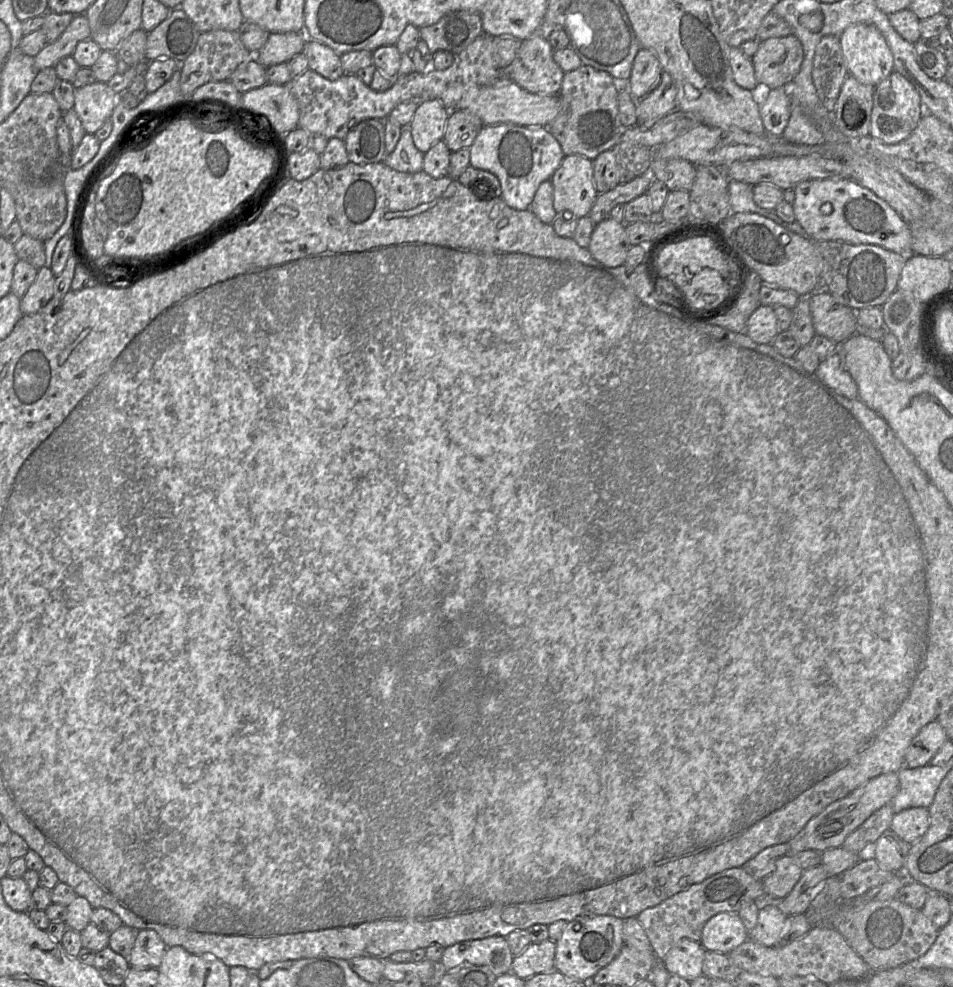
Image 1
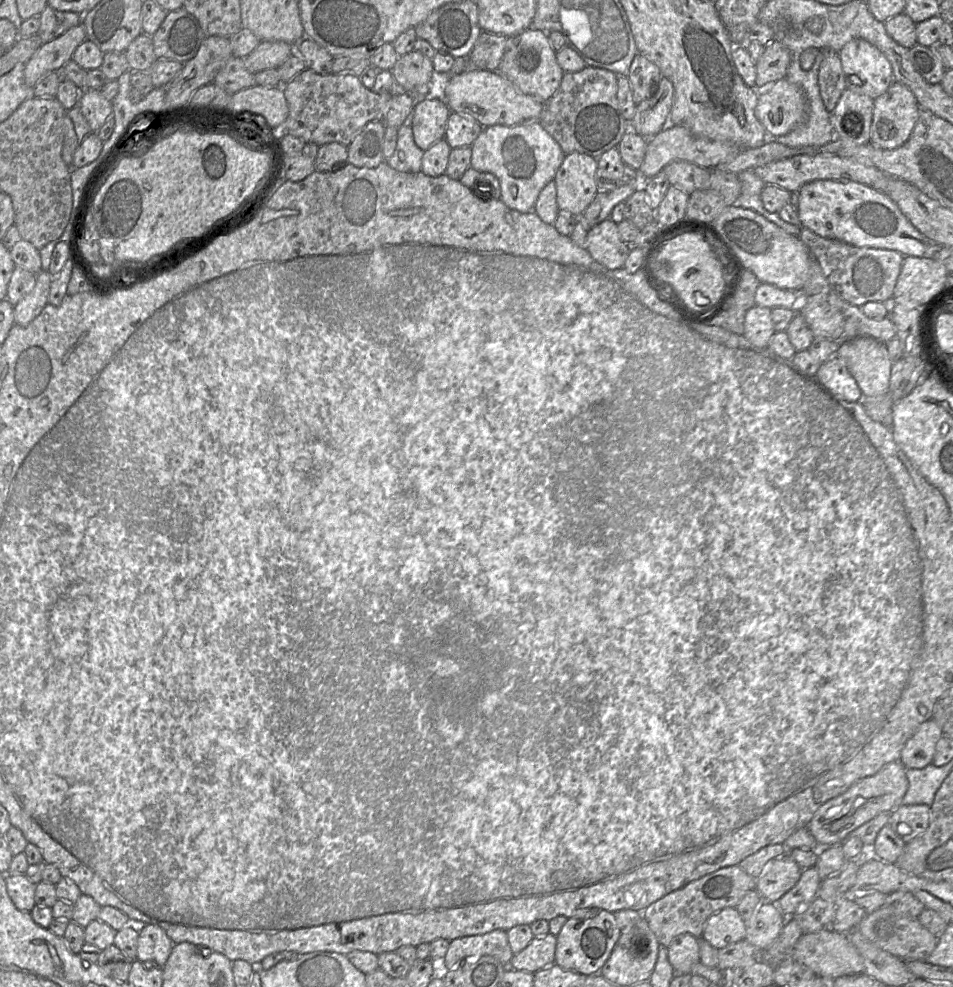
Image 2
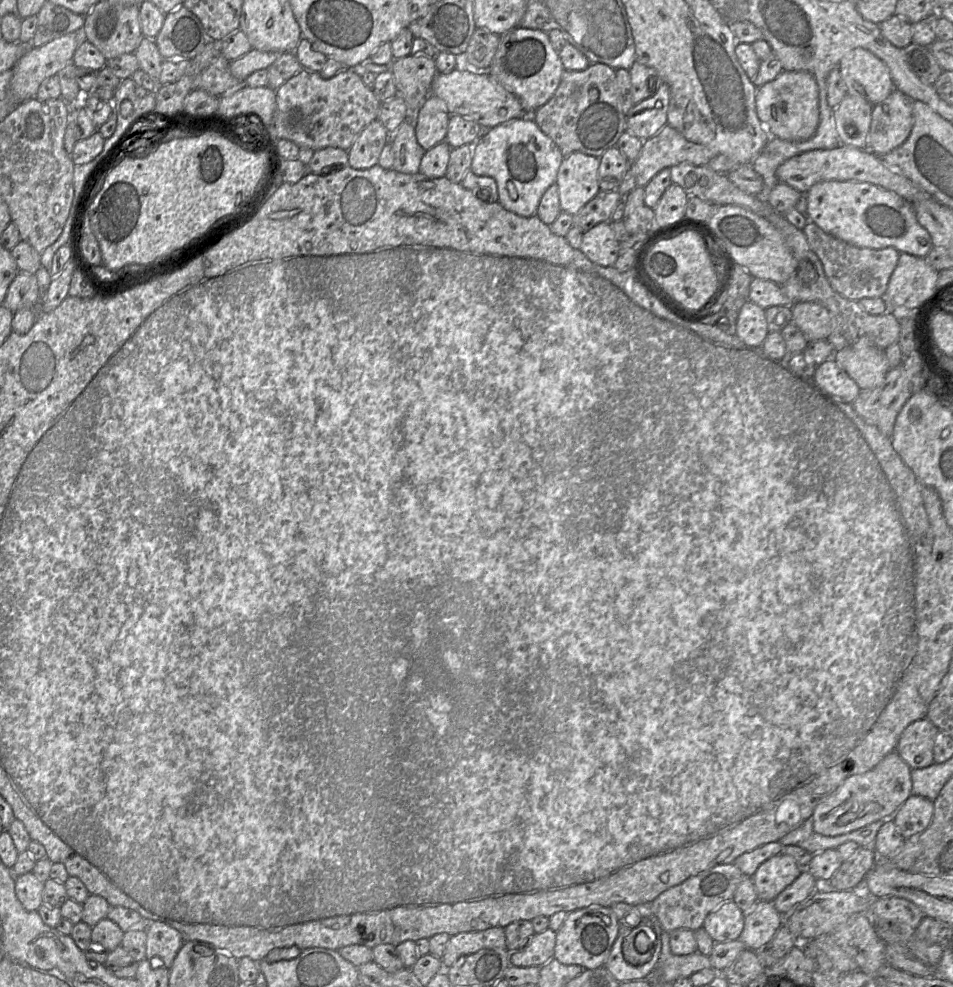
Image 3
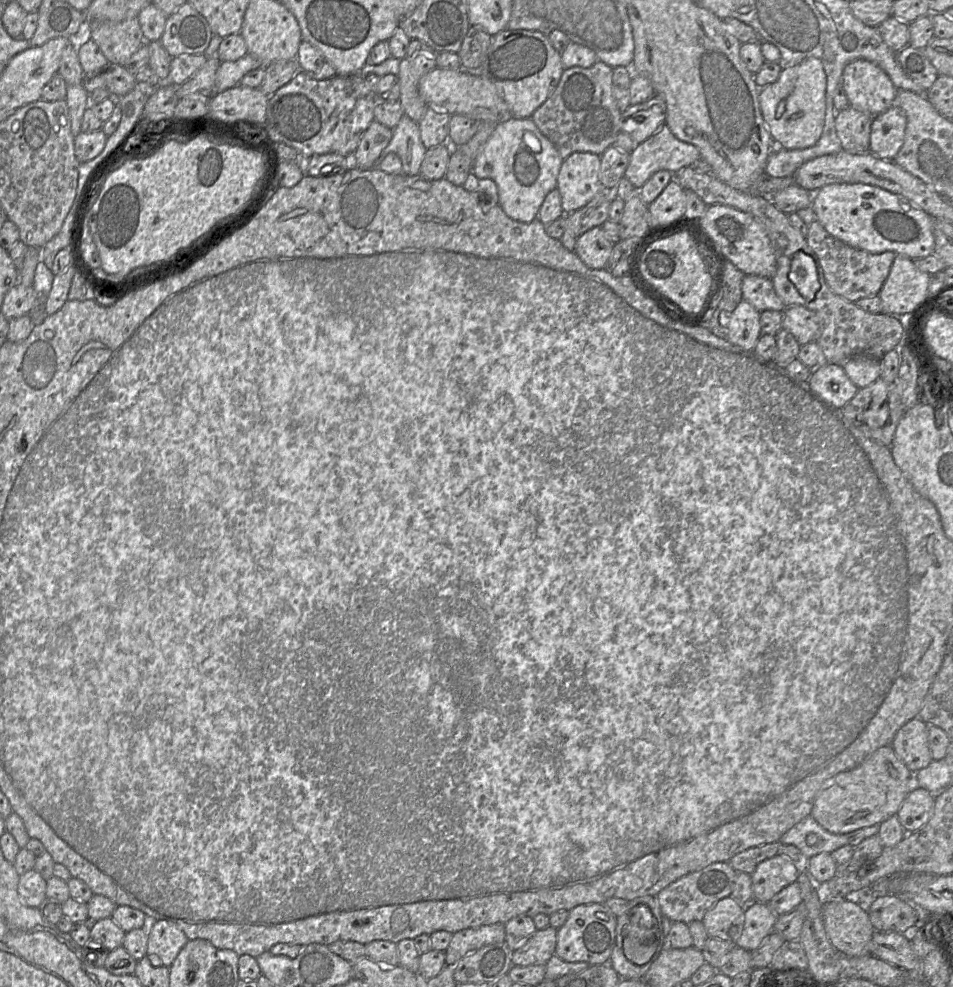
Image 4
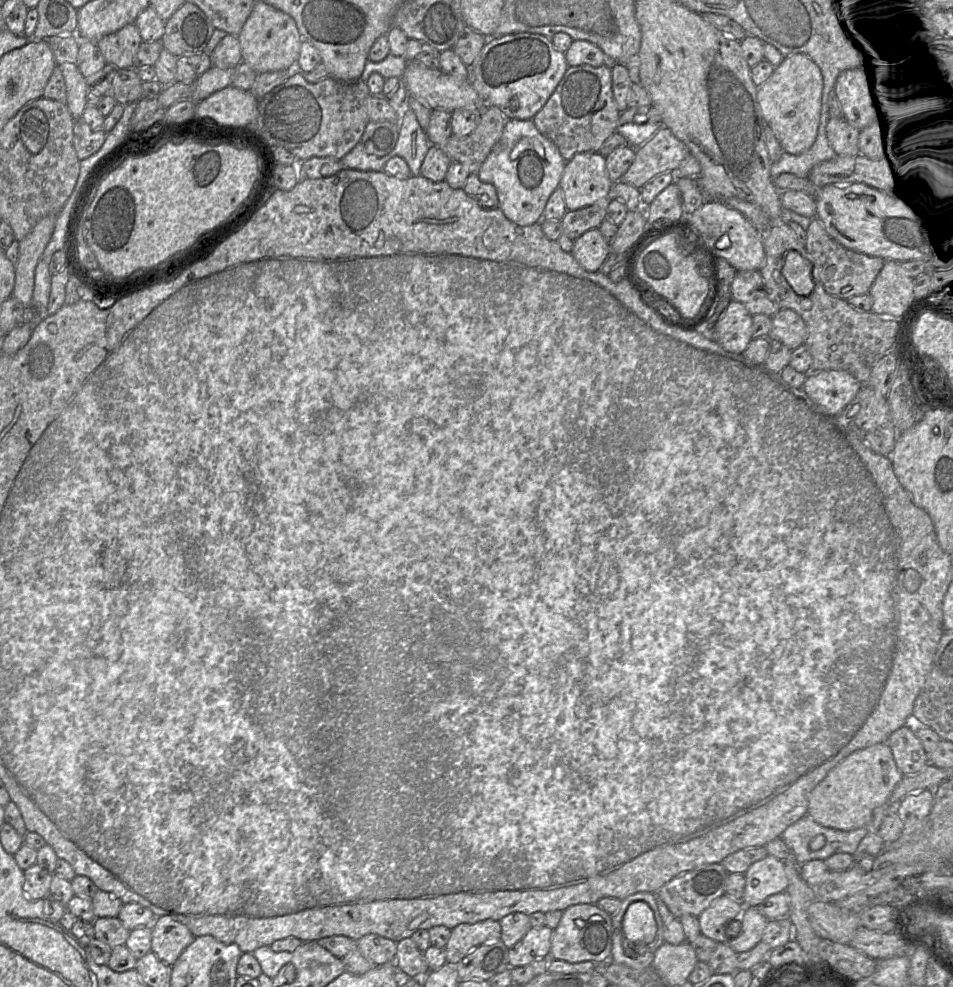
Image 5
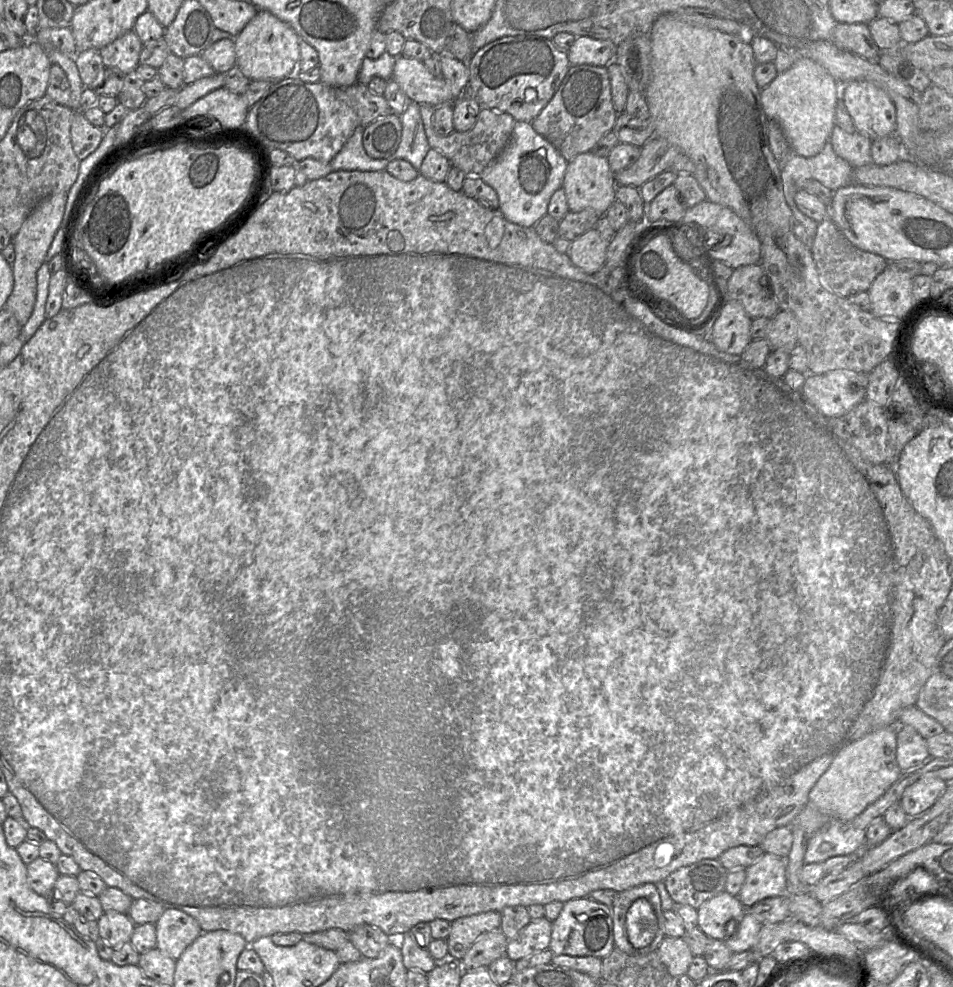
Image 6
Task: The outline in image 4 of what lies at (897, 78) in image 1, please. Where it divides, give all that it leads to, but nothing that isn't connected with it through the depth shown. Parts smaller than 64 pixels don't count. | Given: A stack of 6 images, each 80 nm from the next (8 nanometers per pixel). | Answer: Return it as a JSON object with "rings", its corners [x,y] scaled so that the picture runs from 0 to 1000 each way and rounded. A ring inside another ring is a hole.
{"rings":[[[941,105],[916,119],[913,154],[927,162],[937,163],[949,145],[951,128],[951,117]]]}

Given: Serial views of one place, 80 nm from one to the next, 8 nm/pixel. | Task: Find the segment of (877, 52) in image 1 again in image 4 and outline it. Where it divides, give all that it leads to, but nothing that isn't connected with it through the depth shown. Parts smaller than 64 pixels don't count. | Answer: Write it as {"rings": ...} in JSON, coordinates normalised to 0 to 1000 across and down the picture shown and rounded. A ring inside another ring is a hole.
{"rings":[[[897,61],[885,71],[884,87],[891,106],[916,119],[940,105],[942,90],[931,74],[910,61]]]}

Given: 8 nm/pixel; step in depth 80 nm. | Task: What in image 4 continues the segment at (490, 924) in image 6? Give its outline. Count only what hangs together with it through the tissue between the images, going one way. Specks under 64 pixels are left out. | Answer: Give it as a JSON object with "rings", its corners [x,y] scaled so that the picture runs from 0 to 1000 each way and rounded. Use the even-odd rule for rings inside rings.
{"rings":[[[525,935],[480,943],[467,963],[467,979],[475,980],[484,971],[505,959],[529,954],[530,940]]]}

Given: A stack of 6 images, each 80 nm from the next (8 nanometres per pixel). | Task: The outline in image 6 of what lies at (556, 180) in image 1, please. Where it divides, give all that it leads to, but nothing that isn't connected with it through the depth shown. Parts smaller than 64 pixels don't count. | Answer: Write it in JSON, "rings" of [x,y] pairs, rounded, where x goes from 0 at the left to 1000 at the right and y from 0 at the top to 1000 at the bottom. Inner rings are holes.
{"rings":[[[620,154],[596,163],[591,182],[596,212],[600,215],[623,213],[631,218],[646,204],[646,181],[637,159]]]}

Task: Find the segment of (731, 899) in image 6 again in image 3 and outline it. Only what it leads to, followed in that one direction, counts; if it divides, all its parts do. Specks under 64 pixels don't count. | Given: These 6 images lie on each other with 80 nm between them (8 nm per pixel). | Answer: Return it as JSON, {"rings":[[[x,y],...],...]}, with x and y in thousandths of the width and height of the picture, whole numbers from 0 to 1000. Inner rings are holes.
{"rings":[[[769,912],[757,916],[742,927],[738,940],[749,954],[774,952],[782,936],[782,927]]]}

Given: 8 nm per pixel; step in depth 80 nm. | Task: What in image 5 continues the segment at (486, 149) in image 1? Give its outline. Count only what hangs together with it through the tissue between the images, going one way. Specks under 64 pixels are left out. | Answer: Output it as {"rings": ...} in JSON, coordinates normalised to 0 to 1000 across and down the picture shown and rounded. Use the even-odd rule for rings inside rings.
{"rings":[[[533,121],[524,144],[499,176],[505,183],[519,189],[524,211],[535,224],[555,229],[571,221],[575,202],[588,190],[594,164],[582,146],[565,133],[558,122]]]}

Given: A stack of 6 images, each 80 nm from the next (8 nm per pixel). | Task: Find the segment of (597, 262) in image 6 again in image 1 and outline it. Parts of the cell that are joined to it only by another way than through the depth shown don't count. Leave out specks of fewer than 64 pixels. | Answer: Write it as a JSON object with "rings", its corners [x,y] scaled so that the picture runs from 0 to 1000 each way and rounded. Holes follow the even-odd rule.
{"rings":[[[637,221],[624,229],[616,252],[633,268],[650,271],[656,270],[661,250],[656,226]]]}

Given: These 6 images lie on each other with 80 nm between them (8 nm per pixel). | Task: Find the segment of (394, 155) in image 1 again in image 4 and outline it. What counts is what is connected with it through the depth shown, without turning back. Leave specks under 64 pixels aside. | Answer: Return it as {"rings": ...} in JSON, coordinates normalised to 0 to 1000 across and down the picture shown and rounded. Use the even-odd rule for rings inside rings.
{"rings":[[[424,114],[412,130],[410,143],[397,159],[395,168],[406,156],[412,154],[421,162],[423,176],[439,177],[447,152],[441,140],[439,125]]]}

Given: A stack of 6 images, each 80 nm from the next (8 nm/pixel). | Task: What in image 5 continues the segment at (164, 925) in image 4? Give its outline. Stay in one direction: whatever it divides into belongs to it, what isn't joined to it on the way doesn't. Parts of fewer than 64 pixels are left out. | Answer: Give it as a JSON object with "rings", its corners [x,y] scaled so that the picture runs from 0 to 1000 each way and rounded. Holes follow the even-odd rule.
{"rings":[[[177,927],[163,930],[157,939],[158,965],[177,979],[183,978],[205,950],[195,937]]]}

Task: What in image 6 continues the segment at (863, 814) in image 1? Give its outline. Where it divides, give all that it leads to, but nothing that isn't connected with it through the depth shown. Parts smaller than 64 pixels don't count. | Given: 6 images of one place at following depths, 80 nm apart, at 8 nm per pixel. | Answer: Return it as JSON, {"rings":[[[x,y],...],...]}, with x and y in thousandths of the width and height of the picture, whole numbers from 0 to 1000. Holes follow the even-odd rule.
{"rings":[[[940,736],[924,738],[888,755],[876,766],[869,779],[860,786],[848,804],[849,814],[871,831],[893,833],[919,812],[941,790],[945,780],[940,770]]]}

